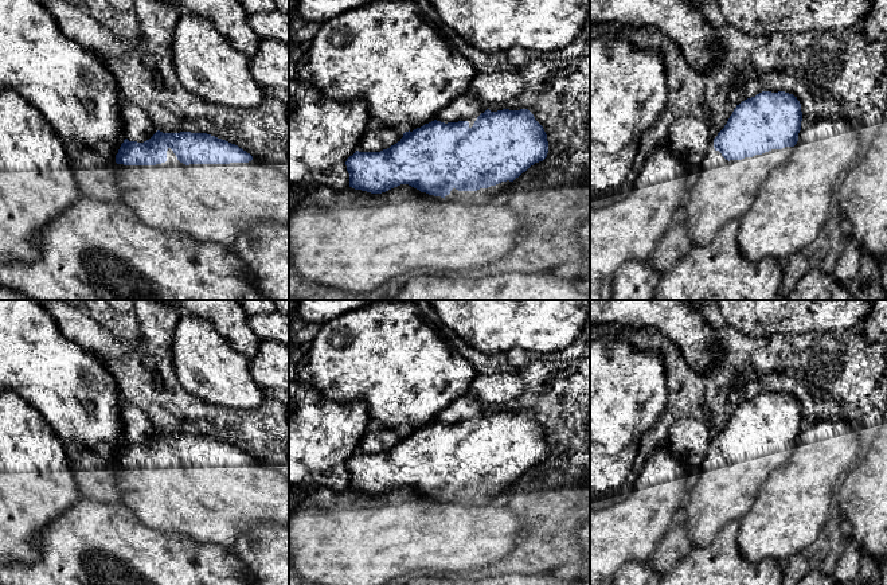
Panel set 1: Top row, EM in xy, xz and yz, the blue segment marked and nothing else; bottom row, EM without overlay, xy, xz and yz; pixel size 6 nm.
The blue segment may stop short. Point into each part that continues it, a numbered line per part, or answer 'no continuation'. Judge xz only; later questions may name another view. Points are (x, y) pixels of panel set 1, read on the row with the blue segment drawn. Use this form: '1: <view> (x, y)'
1: xz (483, 194)

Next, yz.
1: yz (721, 191)

